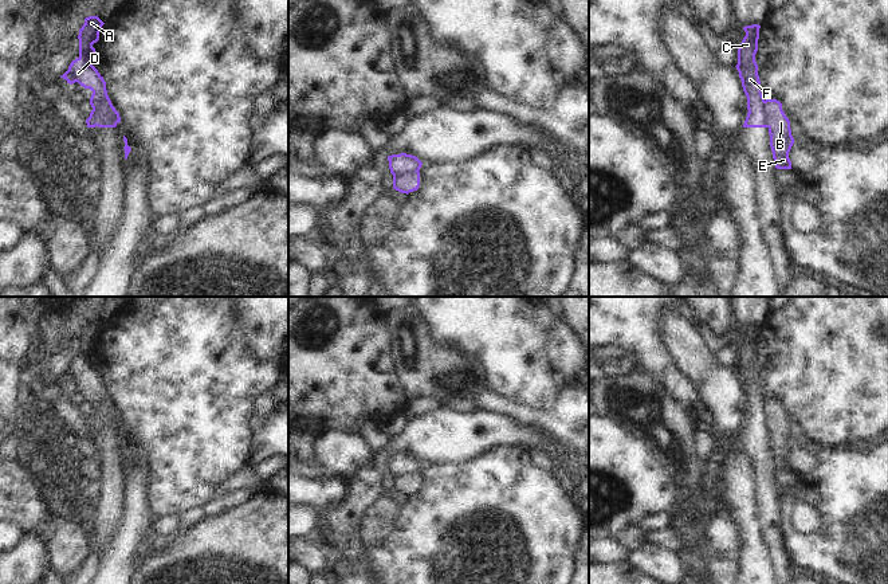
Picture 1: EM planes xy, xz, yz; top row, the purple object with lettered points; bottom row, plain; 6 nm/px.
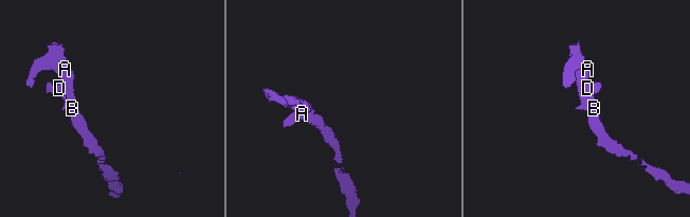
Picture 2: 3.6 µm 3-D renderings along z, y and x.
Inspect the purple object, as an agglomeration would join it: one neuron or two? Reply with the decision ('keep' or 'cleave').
cleave

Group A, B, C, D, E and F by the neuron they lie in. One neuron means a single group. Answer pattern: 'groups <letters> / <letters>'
groups A C F / B D E

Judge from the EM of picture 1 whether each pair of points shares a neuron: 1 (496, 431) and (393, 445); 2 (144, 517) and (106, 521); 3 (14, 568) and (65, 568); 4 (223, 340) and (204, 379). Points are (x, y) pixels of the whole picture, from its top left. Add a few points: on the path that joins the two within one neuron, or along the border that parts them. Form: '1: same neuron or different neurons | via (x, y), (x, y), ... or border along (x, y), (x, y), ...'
1: same neuron | via (471, 434), (464, 436), (419, 438)
2: different neurons | border along (124, 489), (120, 520), (112, 539), (103, 547)
3: different neurons | border along (40, 536), (50, 567)
4: same neuron | via (213, 349), (204, 359), (204, 369)

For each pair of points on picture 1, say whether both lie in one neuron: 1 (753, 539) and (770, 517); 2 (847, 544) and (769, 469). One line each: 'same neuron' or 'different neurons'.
1: different neurons
2: different neurons

